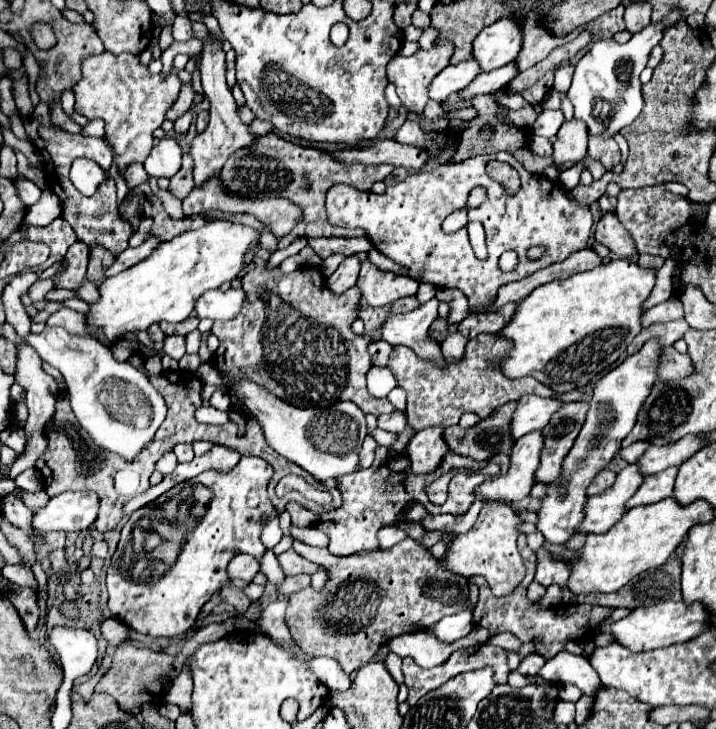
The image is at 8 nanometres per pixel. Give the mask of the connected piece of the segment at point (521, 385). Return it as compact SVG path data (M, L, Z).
M483 333L481 337L475 337L467 343L465 359L457 365L447 363L445 369L439 369L431 361L423 361L415 357L415 353L403 345L393 347L391 357L389 357L389 369L397 377L399 387L407 391L407 421L413 429L423 429L423 427L435 427L441 423L457 423L459 417L467 411L477 413L481 419L489 417L499 405L505 405L509 401L517 401L523 395L541 395L541 397L555 397L561 399L563 403L581 401L584 397L580 389L565 394L555 393L551 395L551 389L541 385L535 379L507 379L497 363L495 357L503 355L511 349L511 343L507 339L497 339L495 335Z

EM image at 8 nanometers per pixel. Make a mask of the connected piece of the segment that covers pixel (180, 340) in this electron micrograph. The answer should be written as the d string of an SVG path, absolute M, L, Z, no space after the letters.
M171 335L171 337L167 337L163 351L165 351L169 357L173 357L173 359L179 361L179 359L185 355L185 337L181 337L181 335Z

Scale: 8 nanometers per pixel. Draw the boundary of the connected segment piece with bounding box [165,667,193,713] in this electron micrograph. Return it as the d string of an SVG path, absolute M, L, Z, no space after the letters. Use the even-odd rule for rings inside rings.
M183 667L179 677L173 681L171 689L167 691L165 699L169 703L177 705L181 709L181 713L187 713L187 711L191 711L191 691L193 691L193 681L191 681L187 667Z

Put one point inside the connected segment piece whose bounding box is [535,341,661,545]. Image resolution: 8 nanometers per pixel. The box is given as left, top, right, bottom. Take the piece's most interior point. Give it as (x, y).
(617, 397)

